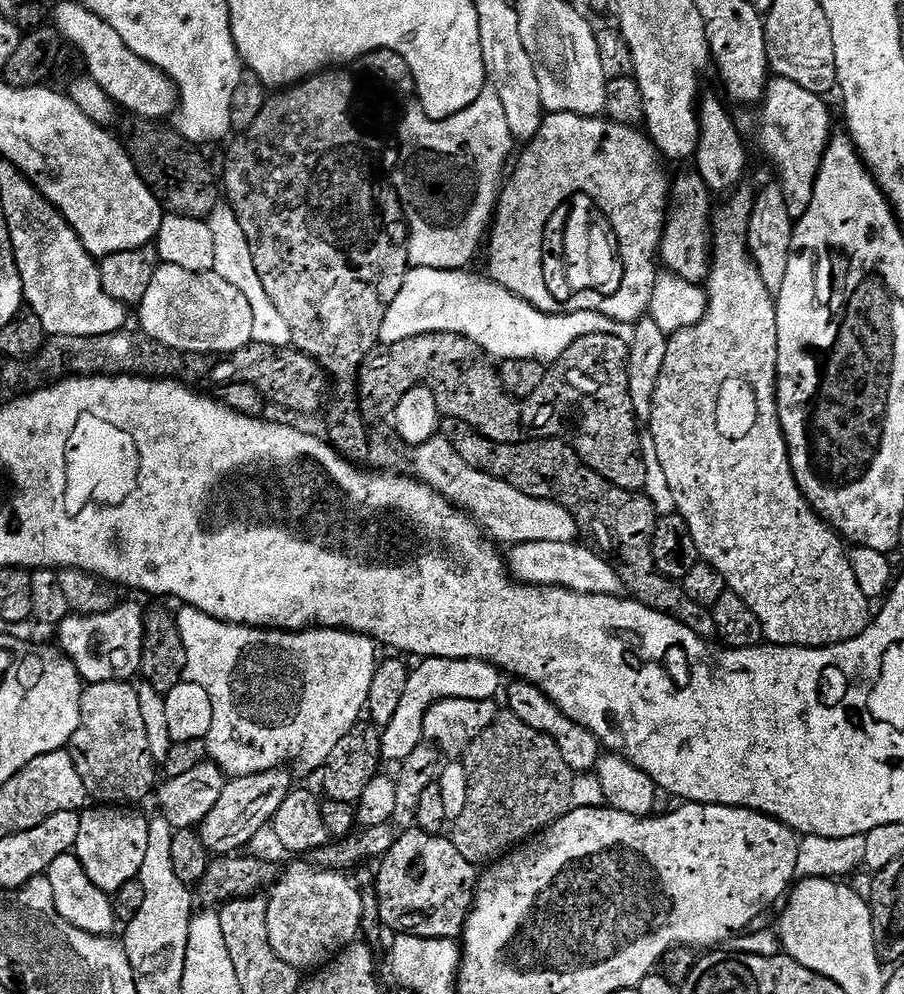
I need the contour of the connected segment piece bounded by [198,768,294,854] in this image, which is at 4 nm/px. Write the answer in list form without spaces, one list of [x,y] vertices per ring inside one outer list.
[[[275,768],[269,772],[262,774],[250,774],[249,776],[238,776],[229,779],[224,785],[222,795],[218,798],[218,802],[214,806],[214,810],[210,810],[210,814],[206,814],[204,823],[199,825],[198,833],[202,842],[212,854],[236,854],[244,848],[260,831],[267,829],[272,822],[272,815],[278,810],[278,806],[282,806],[282,802],[286,802],[289,792],[294,787],[292,776],[288,770],[284,768]]]

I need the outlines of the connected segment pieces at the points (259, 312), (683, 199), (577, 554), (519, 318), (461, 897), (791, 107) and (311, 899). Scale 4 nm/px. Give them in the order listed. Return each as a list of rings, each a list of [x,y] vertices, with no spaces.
[[[220,202],[208,218],[211,226],[211,233],[214,234],[214,260],[213,271],[218,273],[220,278],[231,282],[238,290],[242,291],[250,302],[254,313],[254,325],[252,339],[255,343],[262,345],[289,347],[292,344],[292,331],[282,317],[274,302],[270,300],[262,280],[258,276],[258,270],[254,265],[253,254],[250,251],[250,244],[242,238],[242,232],[235,222],[234,212],[231,205]]]
[[[690,172],[680,176],[672,184],[672,205],[669,209],[660,242],[661,263],[671,274],[685,278],[688,282],[701,285],[708,278],[711,268],[711,214],[712,192],[697,173]]]
[[[530,541],[517,544],[507,553],[506,563],[511,575],[521,584],[535,584],[545,588],[565,588],[571,592],[595,596],[621,595],[622,585],[612,565],[580,542]]]
[[[433,268],[409,269],[407,282],[398,297],[394,298],[386,312],[380,331],[383,345],[394,345],[402,340],[428,333],[455,333],[487,345],[488,349],[502,357],[536,356],[554,358],[560,352],[566,352],[566,346],[575,347],[585,341],[590,334],[610,333],[630,345],[636,337],[635,323],[620,324],[597,311],[576,310],[575,312],[546,313],[530,306],[524,299],[518,298],[512,291],[494,283],[489,277],[470,274],[471,271],[456,269],[454,271],[434,270]]]
[[[417,827],[401,831],[393,848],[382,857],[378,865],[380,874],[375,877],[378,902],[381,903],[382,922],[389,933],[421,940],[450,940],[463,933],[464,924],[476,899],[478,868],[462,858],[447,835],[423,832]]]
[[[783,78],[769,79],[768,90],[762,97],[764,109],[760,112],[760,144],[780,175],[778,183],[794,221],[800,220],[810,207],[824,151],[828,149],[828,142],[834,135],[832,116],[824,100],[821,93],[811,92],[798,86],[798,82]]]
[[[309,866],[305,872],[292,874],[289,878],[279,879],[273,885],[272,898],[266,904],[264,912],[264,936],[274,947],[274,952],[287,965],[294,966],[302,972],[308,968],[317,969],[329,963],[337,954],[345,951],[361,935],[362,898],[359,887],[348,881],[343,871],[329,871]]]

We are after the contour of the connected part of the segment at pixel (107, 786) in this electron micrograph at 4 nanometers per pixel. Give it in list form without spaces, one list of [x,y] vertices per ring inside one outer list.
[[[115,680],[114,682],[102,682],[101,684],[90,684],[84,689],[84,697],[80,703],[80,721],[78,722],[78,730],[72,736],[70,751],[72,761],[78,770],[78,774],[82,774],[82,782],[86,786],[89,797],[93,801],[99,802],[104,806],[136,806],[139,805],[139,800],[144,800],[148,795],[153,795],[154,789],[157,787],[158,779],[156,780],[156,772],[158,776],[158,764],[152,758],[150,752],[150,743],[147,742],[146,724],[142,718],[142,707],[139,706],[139,694],[135,687],[131,688],[131,683]]]

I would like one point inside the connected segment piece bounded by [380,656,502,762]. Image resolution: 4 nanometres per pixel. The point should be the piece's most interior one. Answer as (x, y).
(435, 679)

